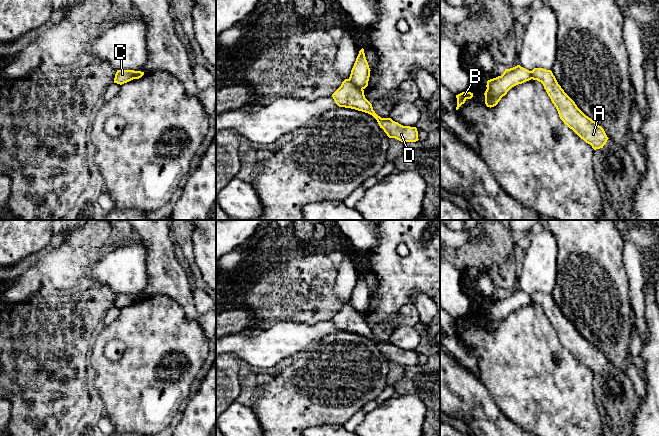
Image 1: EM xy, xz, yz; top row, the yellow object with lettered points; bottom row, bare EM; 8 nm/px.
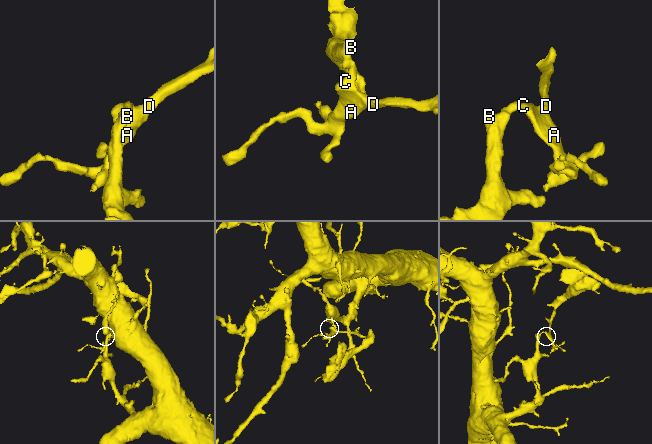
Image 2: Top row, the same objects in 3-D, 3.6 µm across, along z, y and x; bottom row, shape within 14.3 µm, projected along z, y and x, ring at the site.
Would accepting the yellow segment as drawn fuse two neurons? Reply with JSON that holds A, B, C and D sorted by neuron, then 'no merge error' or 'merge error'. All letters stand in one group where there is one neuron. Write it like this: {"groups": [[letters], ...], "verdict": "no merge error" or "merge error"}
{"groups": [["A", "C", "D"], ["B"]], "verdict": "merge error"}

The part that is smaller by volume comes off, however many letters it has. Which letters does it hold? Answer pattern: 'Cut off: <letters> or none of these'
Cut off: A, C, D

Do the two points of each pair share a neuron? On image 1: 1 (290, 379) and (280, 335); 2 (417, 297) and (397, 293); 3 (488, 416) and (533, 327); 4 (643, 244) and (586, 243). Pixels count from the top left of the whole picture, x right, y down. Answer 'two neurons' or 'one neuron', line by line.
1: two neurons
2: two neurons
3: two neurons
4: two neurons

